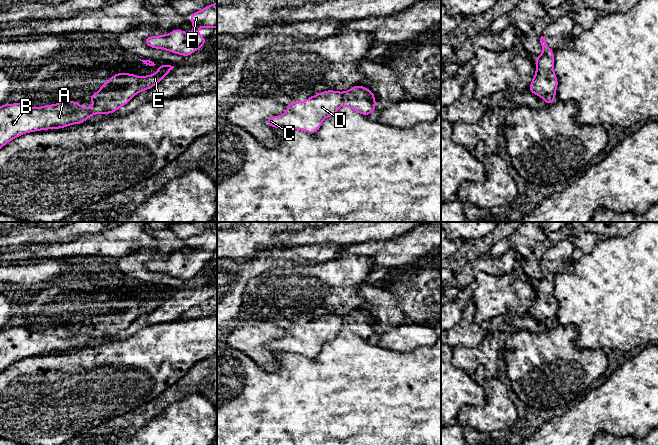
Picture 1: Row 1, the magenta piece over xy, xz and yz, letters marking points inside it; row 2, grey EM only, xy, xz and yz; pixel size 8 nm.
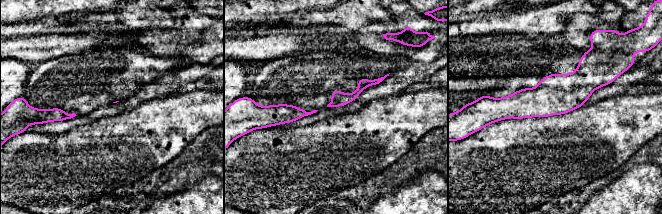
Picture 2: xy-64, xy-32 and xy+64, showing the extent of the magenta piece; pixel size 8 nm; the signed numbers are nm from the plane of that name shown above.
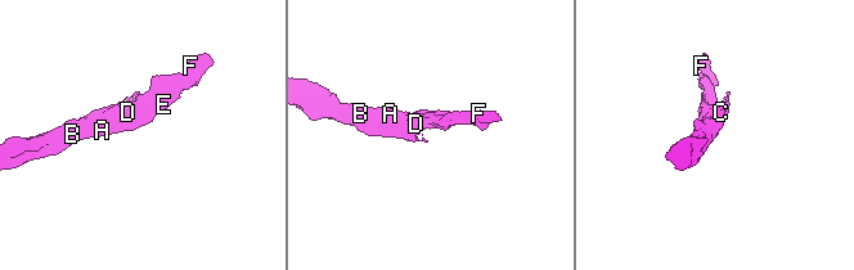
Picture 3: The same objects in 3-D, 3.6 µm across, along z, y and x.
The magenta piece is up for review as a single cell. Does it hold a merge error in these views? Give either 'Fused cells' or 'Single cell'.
Single cell

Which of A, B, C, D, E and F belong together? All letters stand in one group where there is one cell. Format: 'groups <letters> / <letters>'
groups A B C D E F

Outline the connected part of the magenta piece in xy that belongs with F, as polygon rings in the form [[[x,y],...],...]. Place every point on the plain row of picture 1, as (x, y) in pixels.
[[[217,226],[192,237],[189,243],[194,250],[190,257],[185,257],[181,253],[173,253],[169,258],[144,262],[145,268],[149,271],[164,273],[181,280],[192,279],[207,266],[197,254],[201,251],[208,251],[210,253],[217,251]]]

